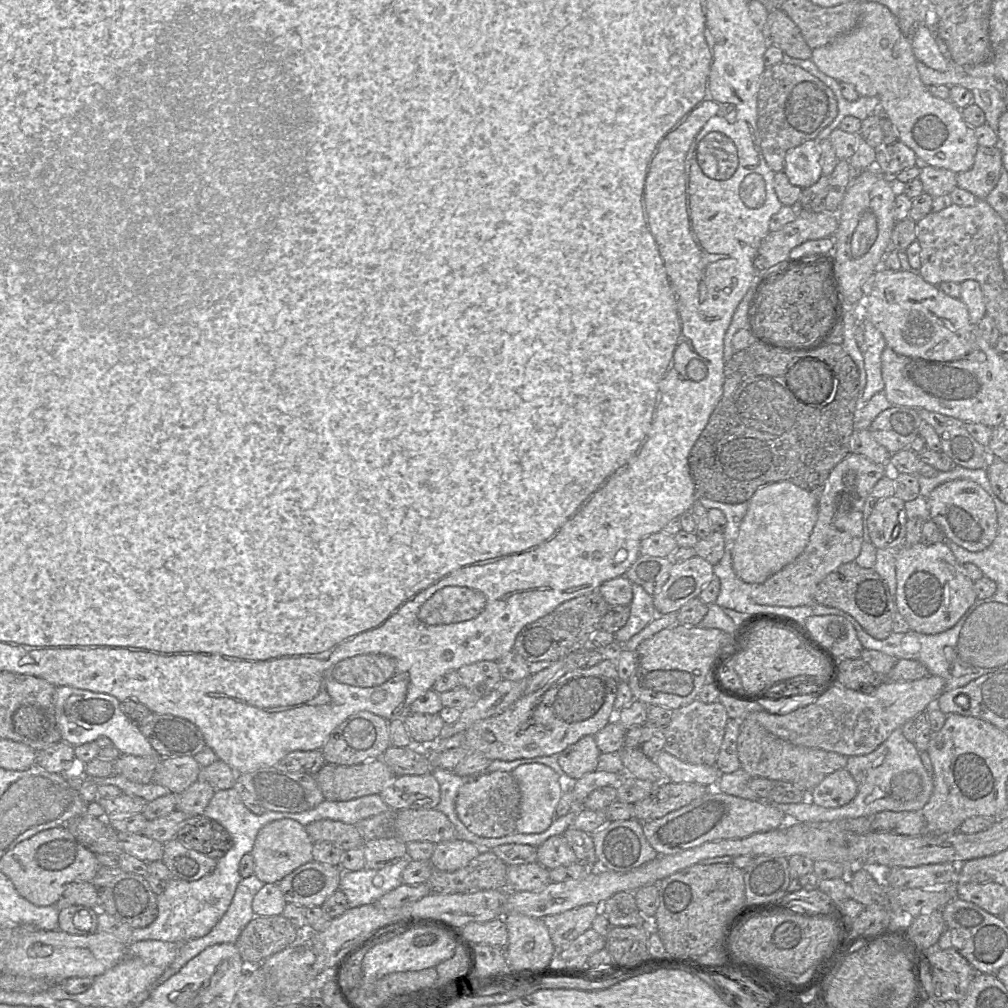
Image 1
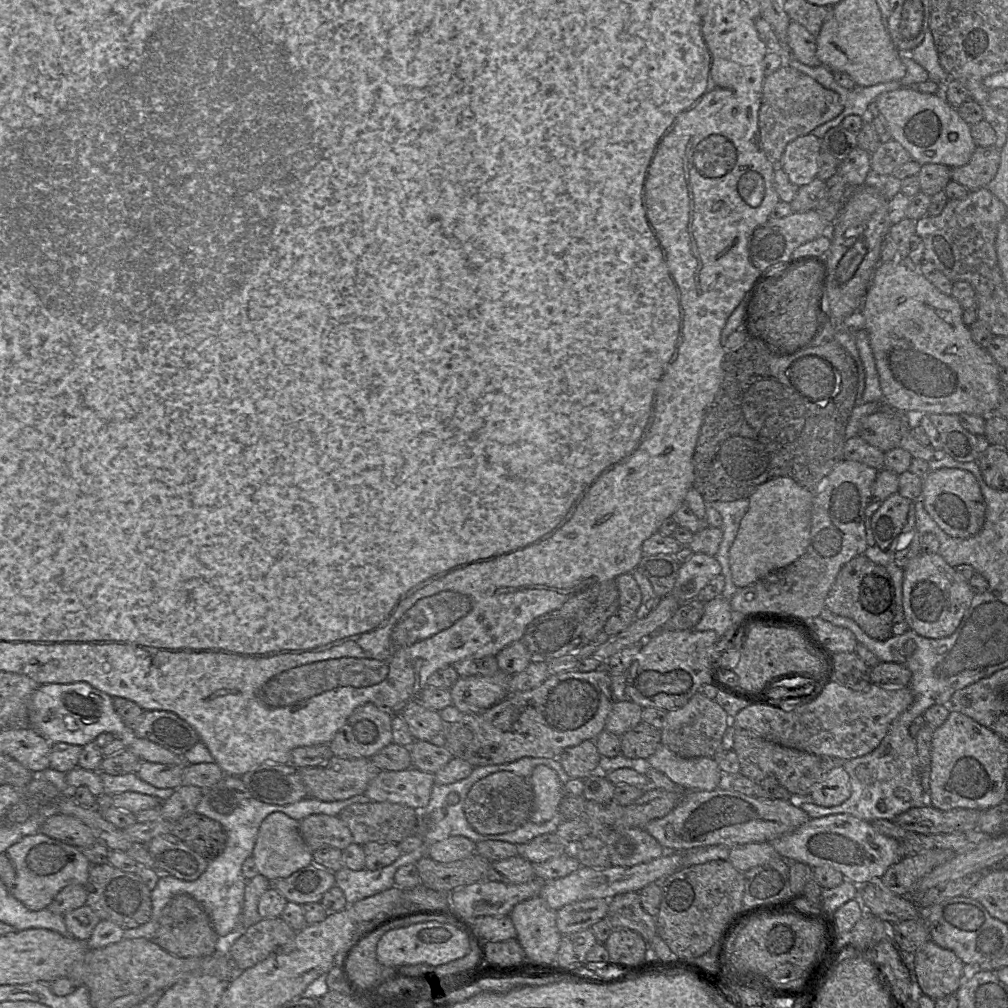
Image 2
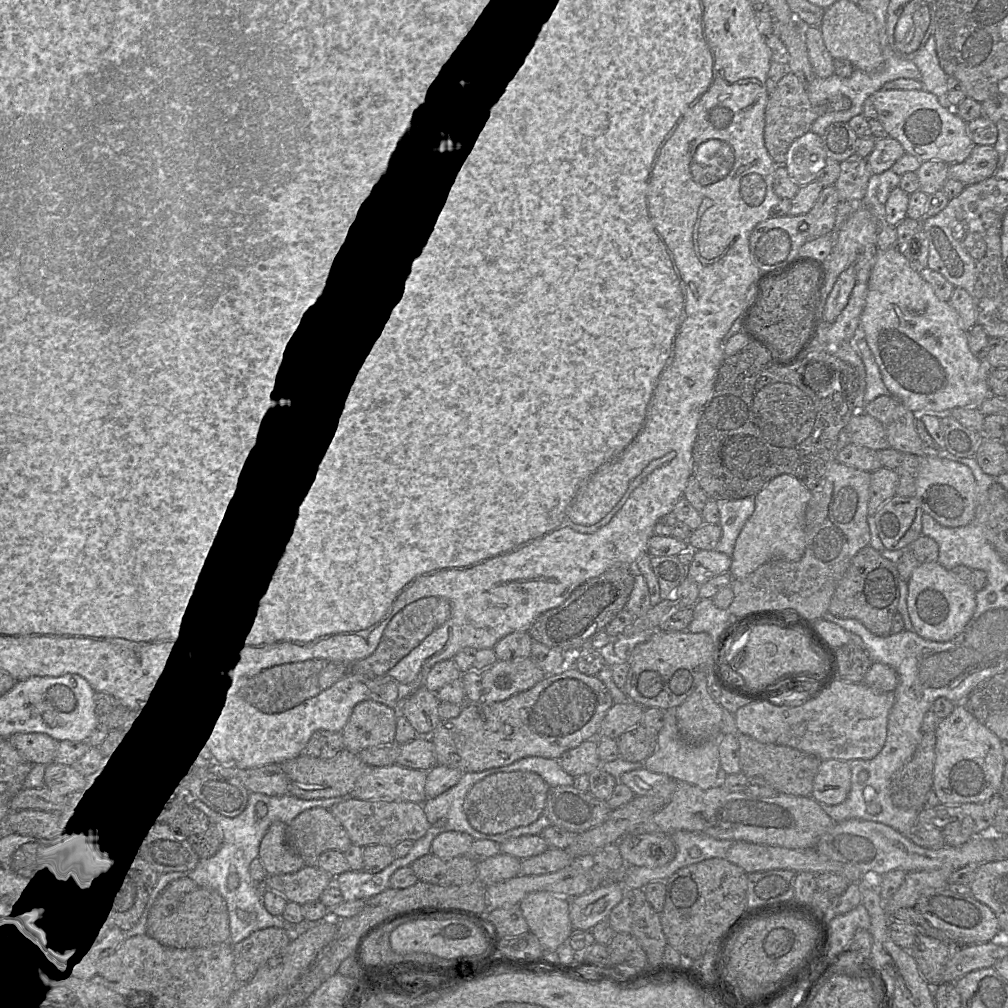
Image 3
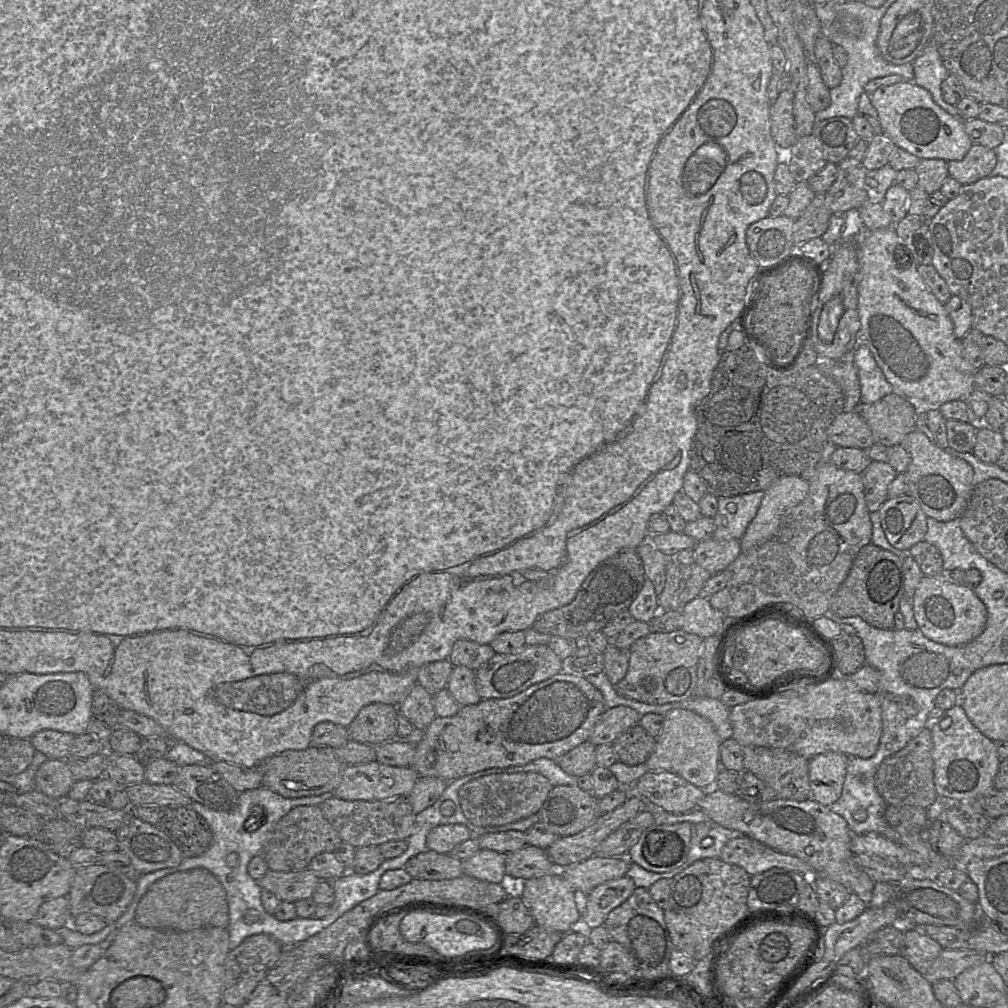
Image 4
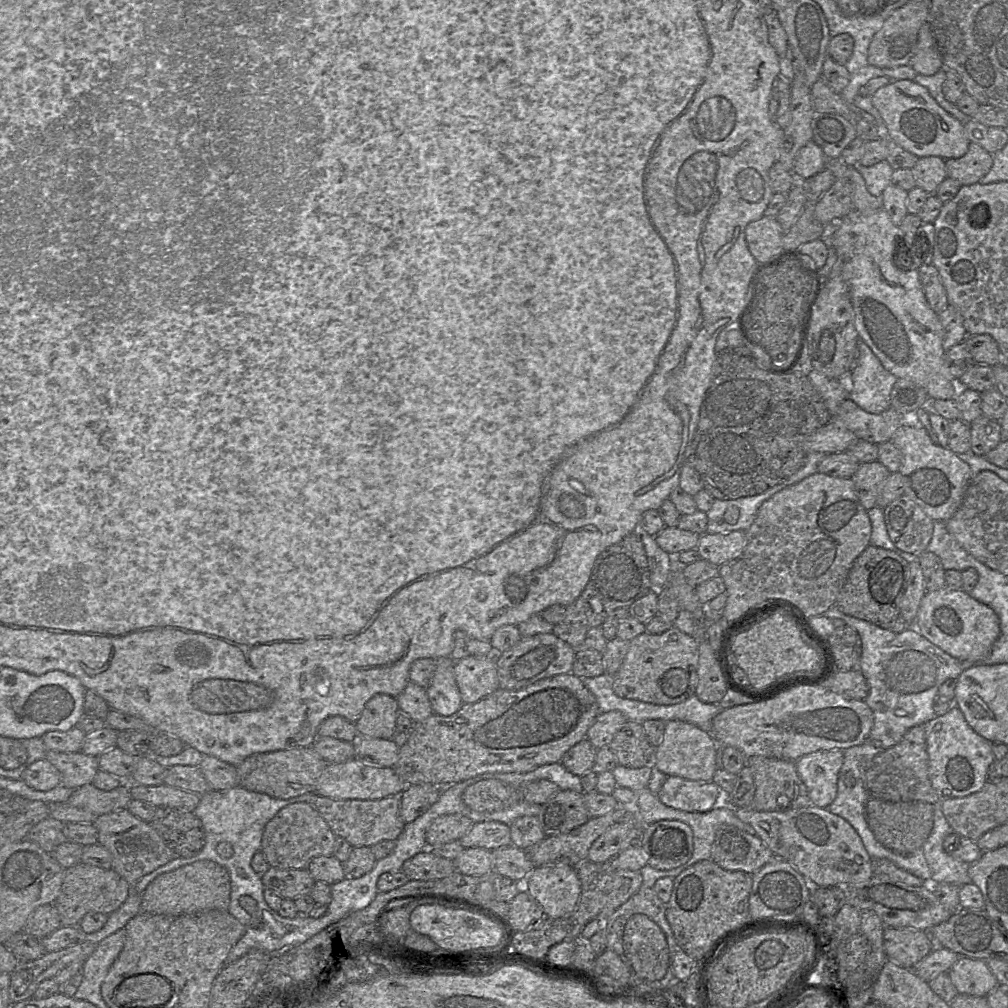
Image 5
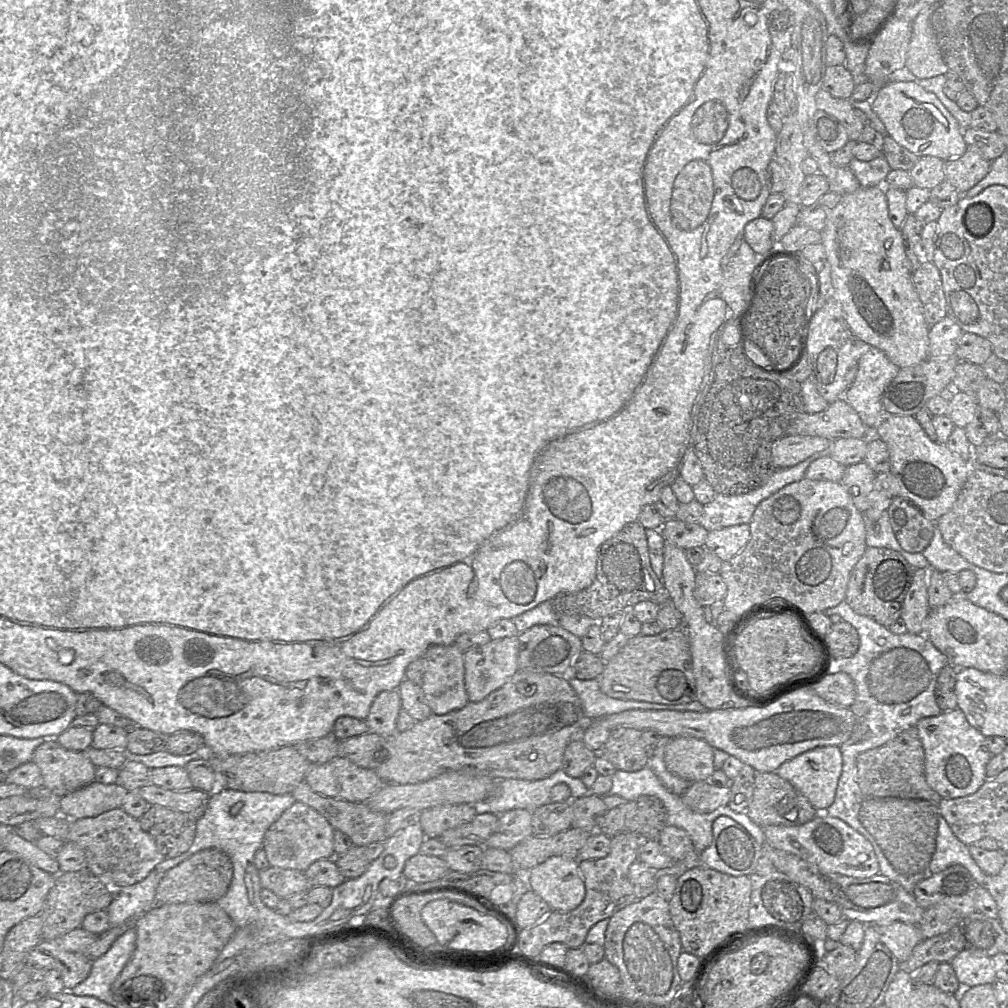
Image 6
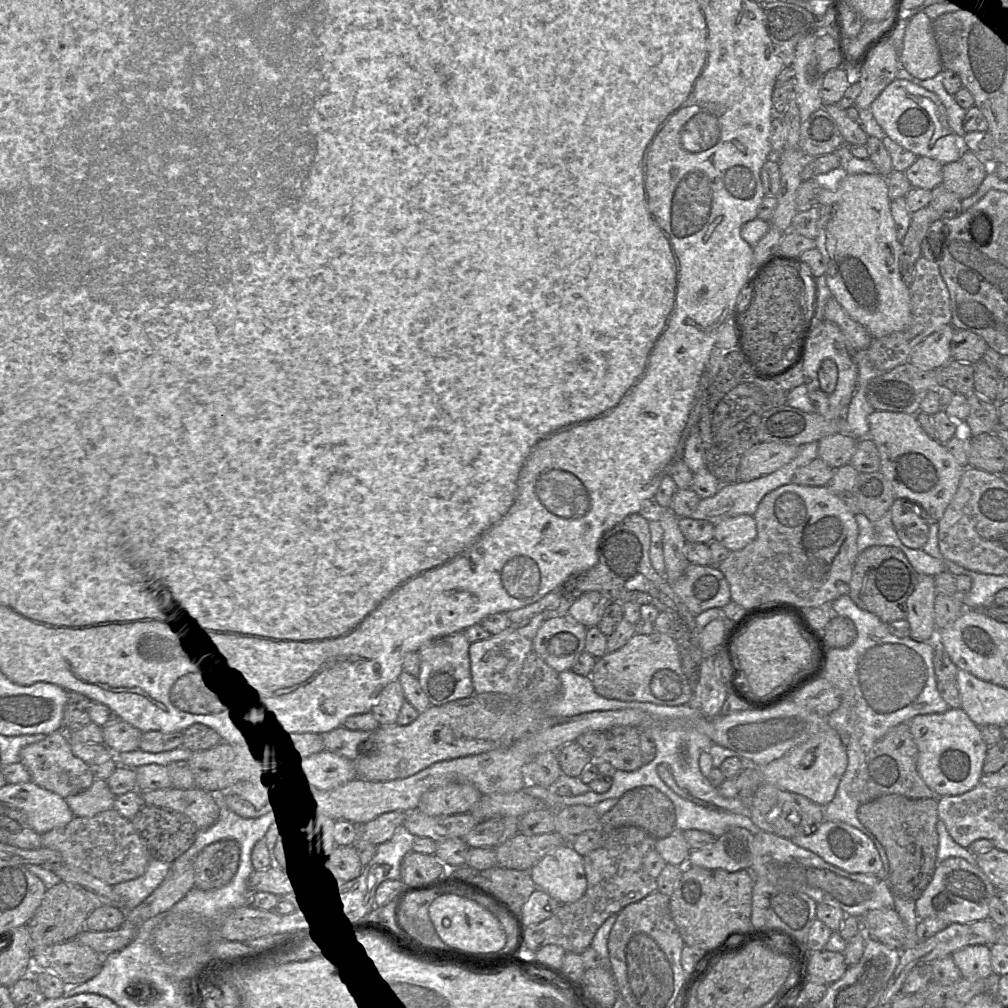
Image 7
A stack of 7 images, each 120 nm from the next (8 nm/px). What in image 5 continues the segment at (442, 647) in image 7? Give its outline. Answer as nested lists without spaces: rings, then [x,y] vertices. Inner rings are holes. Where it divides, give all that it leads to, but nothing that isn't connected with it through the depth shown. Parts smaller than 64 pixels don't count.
[[[451,657],[436,660],[436,671],[427,693],[434,714],[450,716],[463,705],[454,674],[455,660]]]

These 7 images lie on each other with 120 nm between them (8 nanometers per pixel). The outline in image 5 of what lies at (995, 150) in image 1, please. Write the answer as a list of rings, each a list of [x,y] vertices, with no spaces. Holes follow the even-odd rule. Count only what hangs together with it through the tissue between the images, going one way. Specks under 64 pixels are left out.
[[[969,143],[962,157],[945,160],[947,175],[961,186],[978,183],[991,169],[992,155],[976,143]]]

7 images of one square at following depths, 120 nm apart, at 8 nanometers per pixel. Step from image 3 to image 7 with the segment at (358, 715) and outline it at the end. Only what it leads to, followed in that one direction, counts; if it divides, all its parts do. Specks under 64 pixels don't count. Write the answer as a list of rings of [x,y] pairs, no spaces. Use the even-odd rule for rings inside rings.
[[[398,680],[393,681],[381,690],[370,713],[380,726],[394,725],[404,701],[401,684]]]

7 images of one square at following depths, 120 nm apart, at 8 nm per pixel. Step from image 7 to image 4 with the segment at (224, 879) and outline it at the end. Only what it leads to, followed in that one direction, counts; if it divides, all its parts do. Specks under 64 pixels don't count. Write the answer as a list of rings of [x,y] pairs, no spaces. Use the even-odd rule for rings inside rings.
[[[203,867],[168,874],[155,881],[140,899],[135,921],[143,926],[162,930],[191,931],[201,927],[227,928],[229,907],[222,883]]]

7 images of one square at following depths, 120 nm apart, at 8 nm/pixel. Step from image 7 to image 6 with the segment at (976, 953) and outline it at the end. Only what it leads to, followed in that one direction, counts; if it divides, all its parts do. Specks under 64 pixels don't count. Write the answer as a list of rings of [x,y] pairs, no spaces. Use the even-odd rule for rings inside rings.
[[[962,950],[951,960],[950,964],[962,986],[994,985],[997,981],[991,957],[977,956],[968,950]]]

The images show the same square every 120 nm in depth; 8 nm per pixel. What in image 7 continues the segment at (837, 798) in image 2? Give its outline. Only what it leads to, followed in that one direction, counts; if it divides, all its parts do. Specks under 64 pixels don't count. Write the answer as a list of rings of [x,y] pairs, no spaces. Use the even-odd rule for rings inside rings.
[[[828,727],[795,746],[784,756],[761,766],[762,782],[800,794],[825,807],[834,799],[847,765],[847,751],[838,733]]]

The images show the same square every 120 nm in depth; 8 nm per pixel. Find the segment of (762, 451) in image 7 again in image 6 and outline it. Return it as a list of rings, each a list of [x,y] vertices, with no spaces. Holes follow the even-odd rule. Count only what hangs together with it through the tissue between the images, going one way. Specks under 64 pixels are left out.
[[[784,435],[773,442],[771,453],[776,469],[792,467],[814,453],[827,453],[831,440],[811,435]]]

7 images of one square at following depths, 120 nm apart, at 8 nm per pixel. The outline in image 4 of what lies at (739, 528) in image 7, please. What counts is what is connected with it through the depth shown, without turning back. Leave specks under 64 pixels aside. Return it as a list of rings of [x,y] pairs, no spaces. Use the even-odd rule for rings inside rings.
[[[739,540],[698,541],[694,548],[695,563],[713,574],[722,573],[740,555]]]

